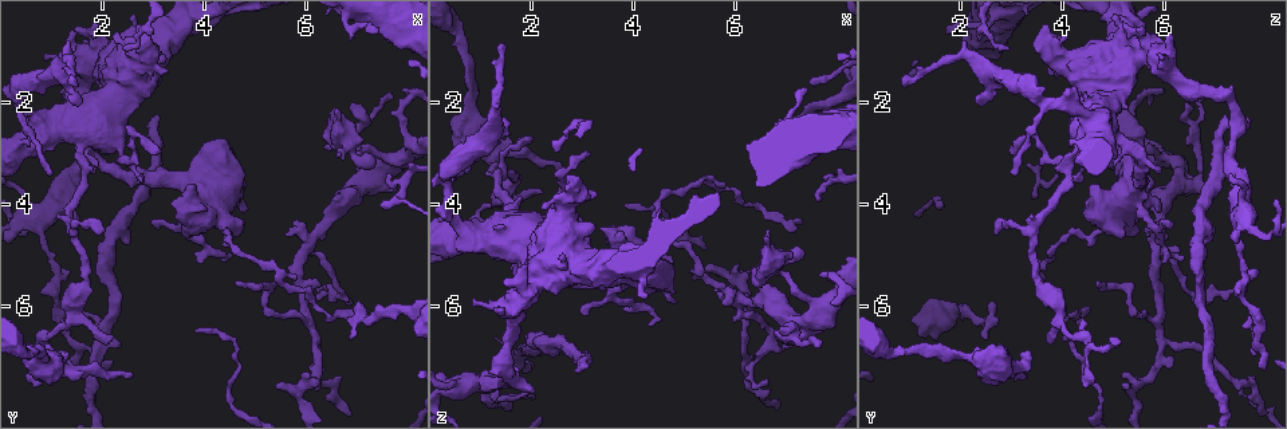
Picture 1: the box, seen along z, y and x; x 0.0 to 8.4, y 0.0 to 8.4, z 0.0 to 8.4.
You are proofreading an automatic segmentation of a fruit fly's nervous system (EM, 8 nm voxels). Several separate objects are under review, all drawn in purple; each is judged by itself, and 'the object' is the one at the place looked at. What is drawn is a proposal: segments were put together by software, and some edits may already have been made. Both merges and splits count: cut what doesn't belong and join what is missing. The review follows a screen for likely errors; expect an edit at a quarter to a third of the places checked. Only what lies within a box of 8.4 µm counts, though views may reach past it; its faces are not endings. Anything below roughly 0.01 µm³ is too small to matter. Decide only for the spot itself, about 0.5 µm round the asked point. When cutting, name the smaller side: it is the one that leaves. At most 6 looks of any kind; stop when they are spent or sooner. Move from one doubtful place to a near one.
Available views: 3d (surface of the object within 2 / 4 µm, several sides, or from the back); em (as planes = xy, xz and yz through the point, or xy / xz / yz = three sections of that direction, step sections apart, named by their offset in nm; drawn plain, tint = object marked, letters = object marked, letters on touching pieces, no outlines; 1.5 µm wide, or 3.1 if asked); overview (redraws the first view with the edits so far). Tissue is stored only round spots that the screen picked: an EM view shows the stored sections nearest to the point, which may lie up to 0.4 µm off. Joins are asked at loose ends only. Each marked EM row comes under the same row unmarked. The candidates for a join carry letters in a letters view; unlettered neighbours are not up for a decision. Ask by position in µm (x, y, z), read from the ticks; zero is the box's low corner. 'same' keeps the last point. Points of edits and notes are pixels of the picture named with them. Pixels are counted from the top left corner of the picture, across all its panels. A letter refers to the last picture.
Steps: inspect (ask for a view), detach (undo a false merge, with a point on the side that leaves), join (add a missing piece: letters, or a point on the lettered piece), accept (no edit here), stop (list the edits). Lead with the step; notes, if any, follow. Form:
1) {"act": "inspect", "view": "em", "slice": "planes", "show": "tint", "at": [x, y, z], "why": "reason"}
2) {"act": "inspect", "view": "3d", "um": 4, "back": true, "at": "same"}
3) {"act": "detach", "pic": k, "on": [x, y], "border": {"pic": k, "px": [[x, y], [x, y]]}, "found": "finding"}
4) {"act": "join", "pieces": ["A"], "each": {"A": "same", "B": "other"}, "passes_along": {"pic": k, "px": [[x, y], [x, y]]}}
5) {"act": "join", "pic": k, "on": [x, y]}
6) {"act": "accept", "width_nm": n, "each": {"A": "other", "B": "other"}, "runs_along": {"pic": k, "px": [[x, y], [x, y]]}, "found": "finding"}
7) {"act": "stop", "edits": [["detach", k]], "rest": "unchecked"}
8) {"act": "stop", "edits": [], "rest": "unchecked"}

{"act": "inspect", "view": "3d", "um": 4, "back": true, "at": [0.75, 7.50, 4.40], "why": "thin end"}

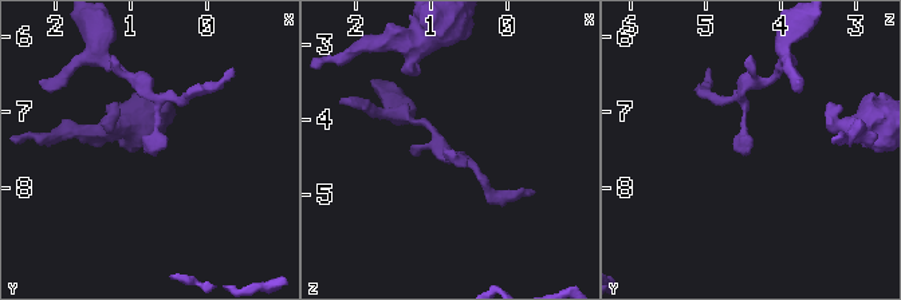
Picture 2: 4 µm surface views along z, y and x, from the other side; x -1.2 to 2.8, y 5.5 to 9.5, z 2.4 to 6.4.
{"act": "inspect", "view": "em", "slice": "planes", "show": "letters", "at": [0.75, 7.50, 4.40]}

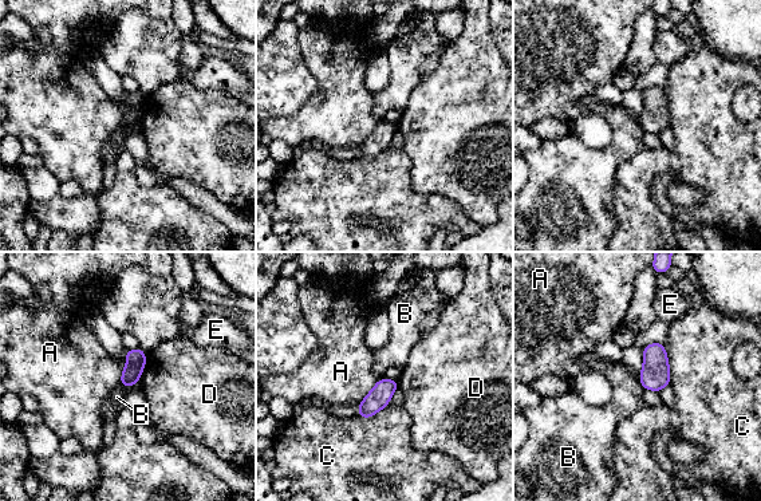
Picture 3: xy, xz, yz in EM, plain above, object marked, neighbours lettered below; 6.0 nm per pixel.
{"act": "accept", "width_nm": 120, "each": {"A": "other", "B": "other", "C": "other", "D": "other", "E": "other"}, "border": {"pic": 3, "px": [[118, 385], [129, 387]]}, "found": "no lettered piece goes on from it"}

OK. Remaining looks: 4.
{"act": "inspect", "view": "3d", "um": 4, "at": [0.80, 7.05, 2.30], "why": "a fork"}

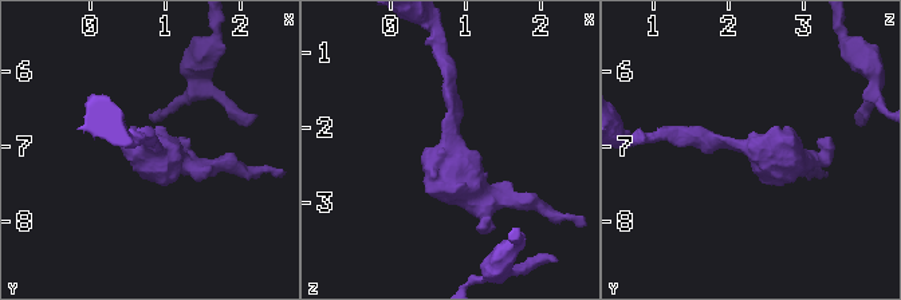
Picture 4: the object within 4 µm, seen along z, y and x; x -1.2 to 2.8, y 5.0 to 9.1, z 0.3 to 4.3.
{"act": "inspect", "view": "em", "slice": "yz", "step": 4, "show": "tint", "at": [0.75, 7.00, 2.35]}

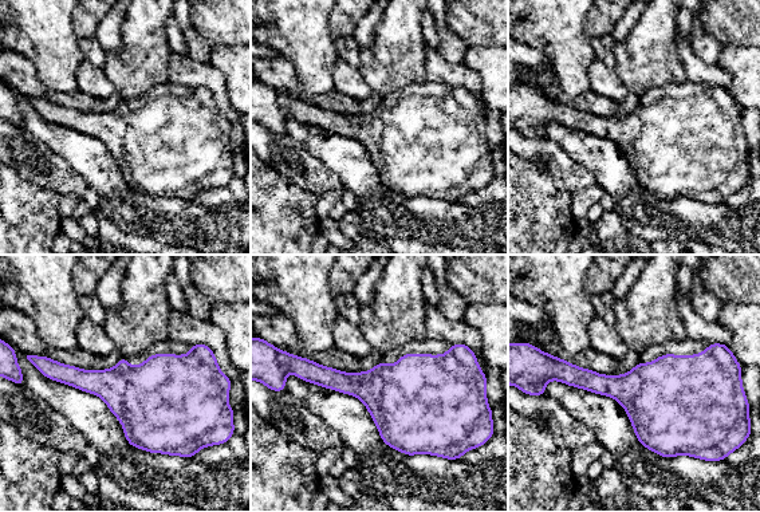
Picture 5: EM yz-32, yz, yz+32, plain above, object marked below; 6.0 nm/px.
{"act": "inspect", "view": "em", "slice": "planes", "show": "letters", "at": "same"}

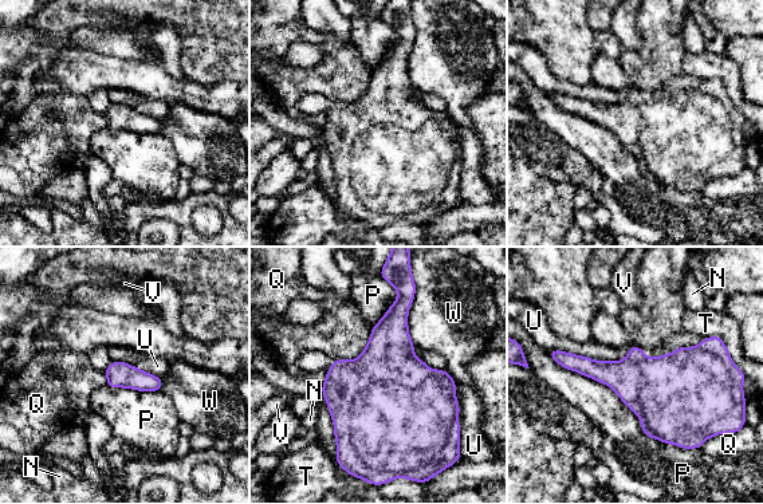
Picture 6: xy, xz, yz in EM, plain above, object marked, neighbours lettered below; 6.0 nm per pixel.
{"act": "accept", "each": {"N": "other", "P": "other", "Q": "other", "T": "other", "U": "other", "V": "other", "W": "other"}, "border": {"pic": 6, "px": [[632, 345], [614, 361], [549, 349]]}, "found": "continuous, no second cell"}

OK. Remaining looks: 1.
{"act": "stop", "edits": [], "rest": "unchecked"}

